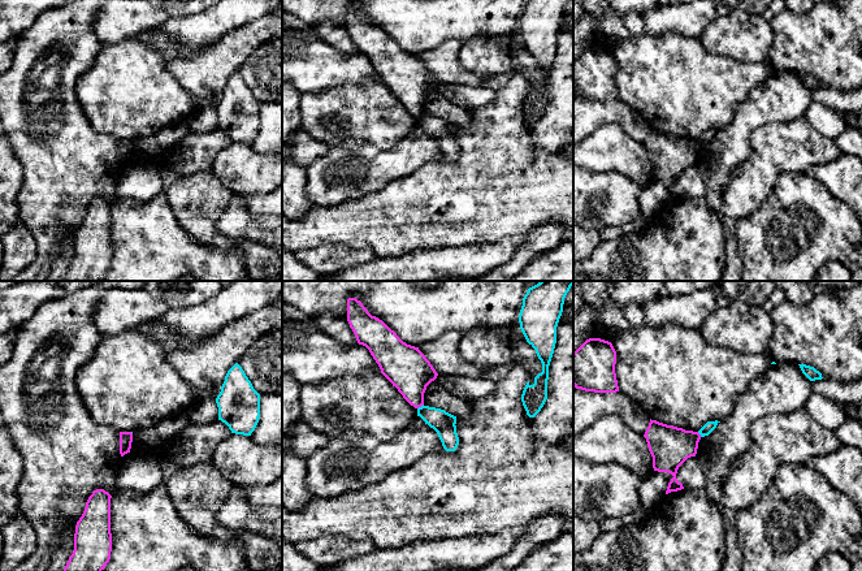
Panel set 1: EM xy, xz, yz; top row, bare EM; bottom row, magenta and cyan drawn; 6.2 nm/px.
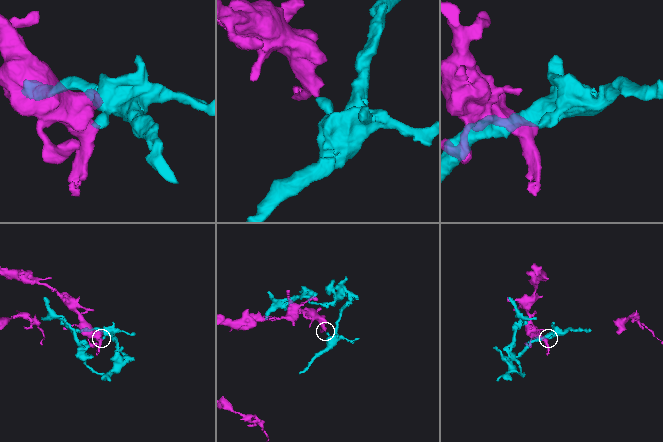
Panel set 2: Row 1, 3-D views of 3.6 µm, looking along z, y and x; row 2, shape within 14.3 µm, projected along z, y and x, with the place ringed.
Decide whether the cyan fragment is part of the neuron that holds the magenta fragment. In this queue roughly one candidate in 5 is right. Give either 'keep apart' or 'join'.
keep apart

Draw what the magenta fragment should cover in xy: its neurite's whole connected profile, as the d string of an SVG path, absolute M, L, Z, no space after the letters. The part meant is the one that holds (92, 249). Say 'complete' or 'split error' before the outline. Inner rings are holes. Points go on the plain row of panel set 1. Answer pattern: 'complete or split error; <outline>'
complete; M96 198L88 206L64 281L101 281L105 277L112 260L111 207L104 198Z

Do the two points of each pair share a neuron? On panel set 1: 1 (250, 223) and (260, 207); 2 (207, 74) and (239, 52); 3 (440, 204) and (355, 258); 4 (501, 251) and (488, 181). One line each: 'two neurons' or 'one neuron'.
1: two neurons
2: one neuron
3: two neurons
4: two neurons

